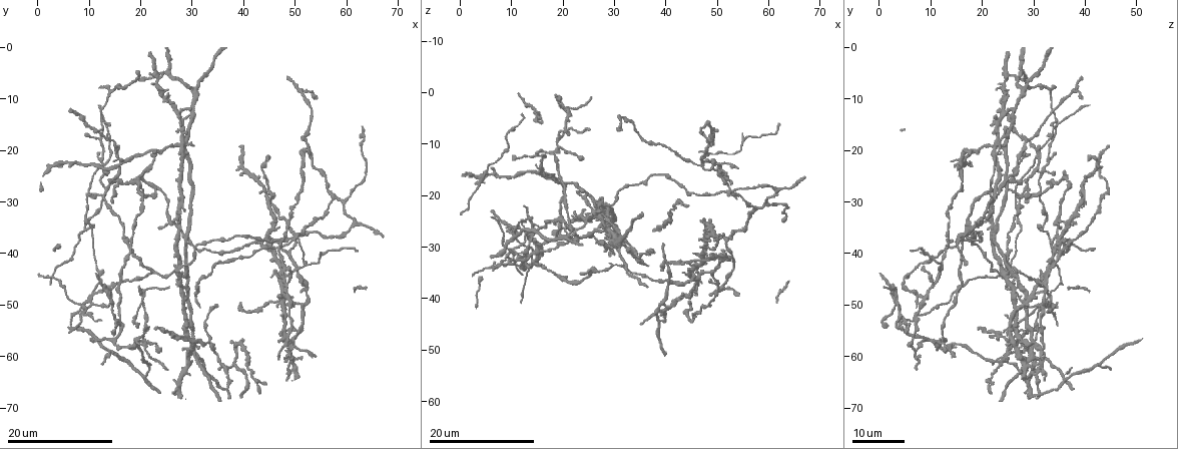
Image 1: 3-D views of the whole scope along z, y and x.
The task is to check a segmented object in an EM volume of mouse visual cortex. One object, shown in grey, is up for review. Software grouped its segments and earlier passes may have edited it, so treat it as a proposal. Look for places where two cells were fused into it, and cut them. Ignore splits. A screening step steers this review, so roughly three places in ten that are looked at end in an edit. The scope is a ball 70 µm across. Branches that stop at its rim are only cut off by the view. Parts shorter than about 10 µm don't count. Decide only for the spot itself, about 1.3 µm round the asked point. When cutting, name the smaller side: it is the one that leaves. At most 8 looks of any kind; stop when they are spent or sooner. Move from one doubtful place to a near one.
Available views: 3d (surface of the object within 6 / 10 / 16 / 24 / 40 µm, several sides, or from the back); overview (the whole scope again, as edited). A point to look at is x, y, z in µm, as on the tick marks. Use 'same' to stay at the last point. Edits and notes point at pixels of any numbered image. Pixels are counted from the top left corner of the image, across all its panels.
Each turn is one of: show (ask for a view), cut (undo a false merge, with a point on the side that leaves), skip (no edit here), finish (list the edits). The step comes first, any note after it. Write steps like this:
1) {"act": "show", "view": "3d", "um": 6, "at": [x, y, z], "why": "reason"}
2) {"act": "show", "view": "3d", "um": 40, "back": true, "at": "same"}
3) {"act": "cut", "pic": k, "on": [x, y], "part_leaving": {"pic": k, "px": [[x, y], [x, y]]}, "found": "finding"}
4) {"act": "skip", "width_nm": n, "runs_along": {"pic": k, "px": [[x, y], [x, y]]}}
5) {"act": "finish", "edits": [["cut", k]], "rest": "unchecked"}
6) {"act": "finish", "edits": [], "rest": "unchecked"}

{"act": "show", "view": "3d", "um": 16, "at": [47.0, 39.0, 13.5], "why": "branch point"}

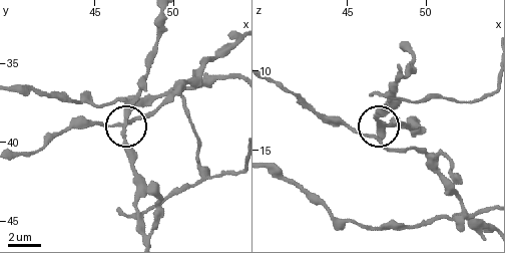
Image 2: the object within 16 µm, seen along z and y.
{"act": "show", "view": "3d", "um": 6, "at": [46.9, 38.7, 13.3]}

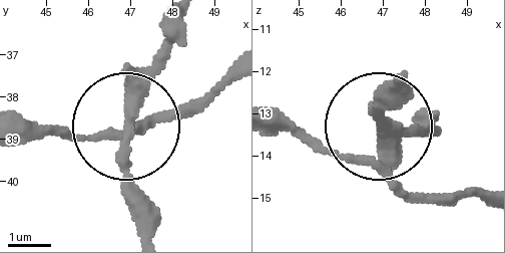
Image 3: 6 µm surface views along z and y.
{"act": "skip", "found": "one cell here"}

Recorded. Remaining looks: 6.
{"act": "show", "view": "3d", "um": 24, "at": [57.0, 29.0, 22.5], "why": "arms part here"}

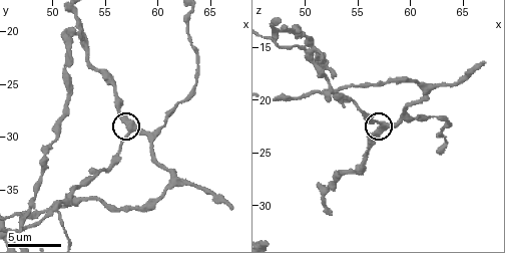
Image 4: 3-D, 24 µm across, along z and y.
{"act": "show", "view": "3d", "um": 10, "at": [57.4, 29.2, 22.4], "why": "zoom in"}

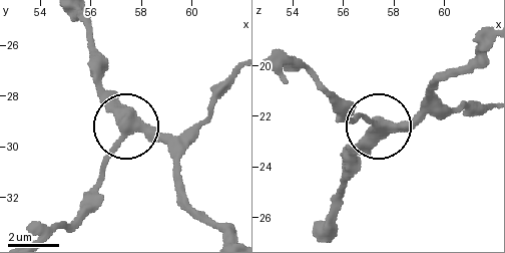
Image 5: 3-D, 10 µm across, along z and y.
{"act": "skip", "width_nm": 310, "found": "all the same cell"}

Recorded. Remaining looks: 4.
{"act": "show", "view": "3d", "um": 16, "at": [48.0, 44.5, 12.0], "why": "four or more arms meet"}

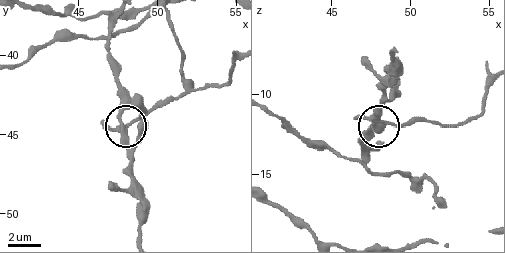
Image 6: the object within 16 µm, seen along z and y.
{"act": "show", "view": "3d", "um": 10, "at": [48.0, 44.5, 11.6]}

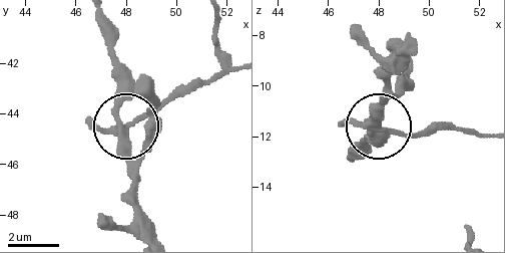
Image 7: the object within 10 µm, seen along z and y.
{"act": "cut", "pic": 7, "on": [409, 136], "part_leaving": {"pic": 7, "px": [[374, 127], [411, 137], [437, 131], [488, 137]]}, "found": "two cells meet here"}

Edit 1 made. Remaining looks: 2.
{"act": "finish", "edits": [["cut", 7]], "rest": "unchecked"}

